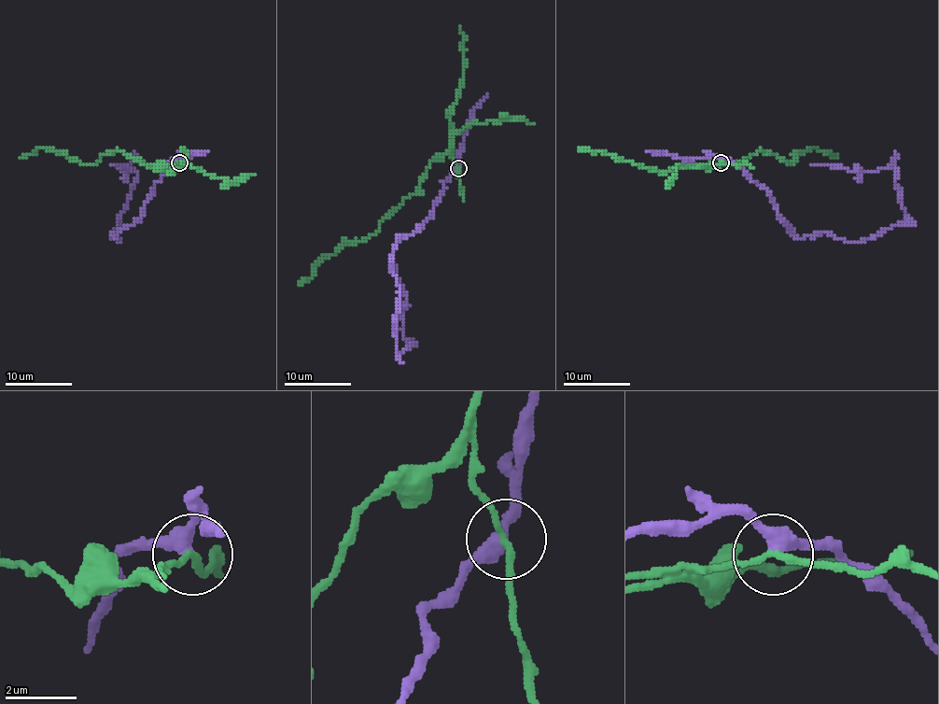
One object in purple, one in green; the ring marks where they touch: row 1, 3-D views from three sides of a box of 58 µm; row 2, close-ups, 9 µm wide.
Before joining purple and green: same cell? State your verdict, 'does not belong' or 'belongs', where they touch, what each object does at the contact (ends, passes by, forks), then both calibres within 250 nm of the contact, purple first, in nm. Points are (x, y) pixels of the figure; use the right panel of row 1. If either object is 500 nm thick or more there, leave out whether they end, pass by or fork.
does not belong; place (721, 162); purple passes by; green passes by; calibres 380 and 160 nm

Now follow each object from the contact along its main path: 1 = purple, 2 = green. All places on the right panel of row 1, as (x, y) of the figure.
1: (721, 161), (764, 189), (800, 237), (827, 232), (857, 243), (907, 220), (892, 165), (855, 172), (811, 163)
2: (721, 161), (707, 167), (743, 161), (760, 150), (786, 163), (808, 148), (836, 157)

